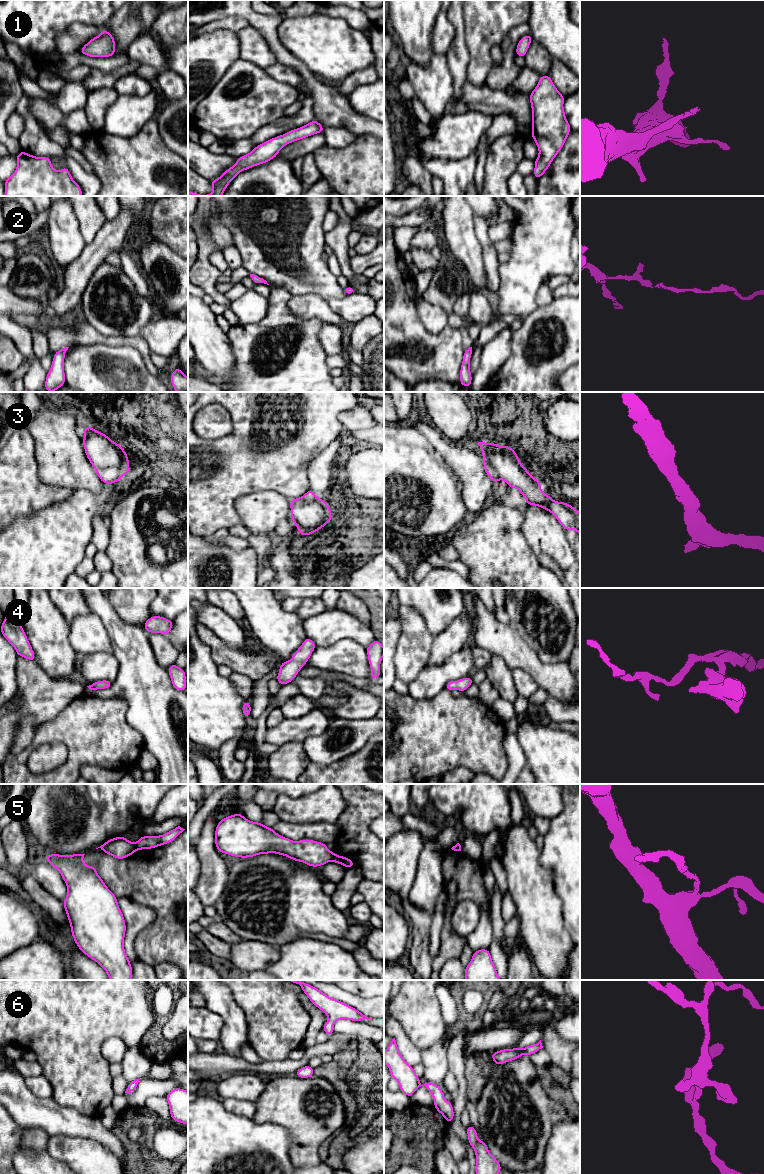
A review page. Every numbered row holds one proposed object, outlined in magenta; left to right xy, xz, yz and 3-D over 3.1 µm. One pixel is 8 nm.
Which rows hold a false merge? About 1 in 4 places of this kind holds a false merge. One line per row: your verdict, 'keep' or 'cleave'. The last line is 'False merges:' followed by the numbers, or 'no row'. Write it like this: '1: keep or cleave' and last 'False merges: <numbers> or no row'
1: keep
2: keep
3: cleave
4: keep
5: cleave
6: keep
False merges: 3, 5

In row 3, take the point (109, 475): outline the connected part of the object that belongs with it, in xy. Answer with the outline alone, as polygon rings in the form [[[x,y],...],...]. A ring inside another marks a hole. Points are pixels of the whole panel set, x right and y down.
[[[117,467],[97,468],[95,472],[104,484],[114,484],[123,477],[122,472]]]

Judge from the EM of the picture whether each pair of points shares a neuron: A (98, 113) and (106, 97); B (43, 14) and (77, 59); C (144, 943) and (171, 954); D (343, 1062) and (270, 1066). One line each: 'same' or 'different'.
A: same
B: different
C: same
D: different

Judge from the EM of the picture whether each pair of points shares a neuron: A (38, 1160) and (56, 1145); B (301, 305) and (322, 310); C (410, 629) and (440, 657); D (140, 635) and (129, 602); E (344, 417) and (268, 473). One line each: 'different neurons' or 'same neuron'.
A: different neurons
B: same neuron
C: different neurons
D: different neurons
E: different neurons

